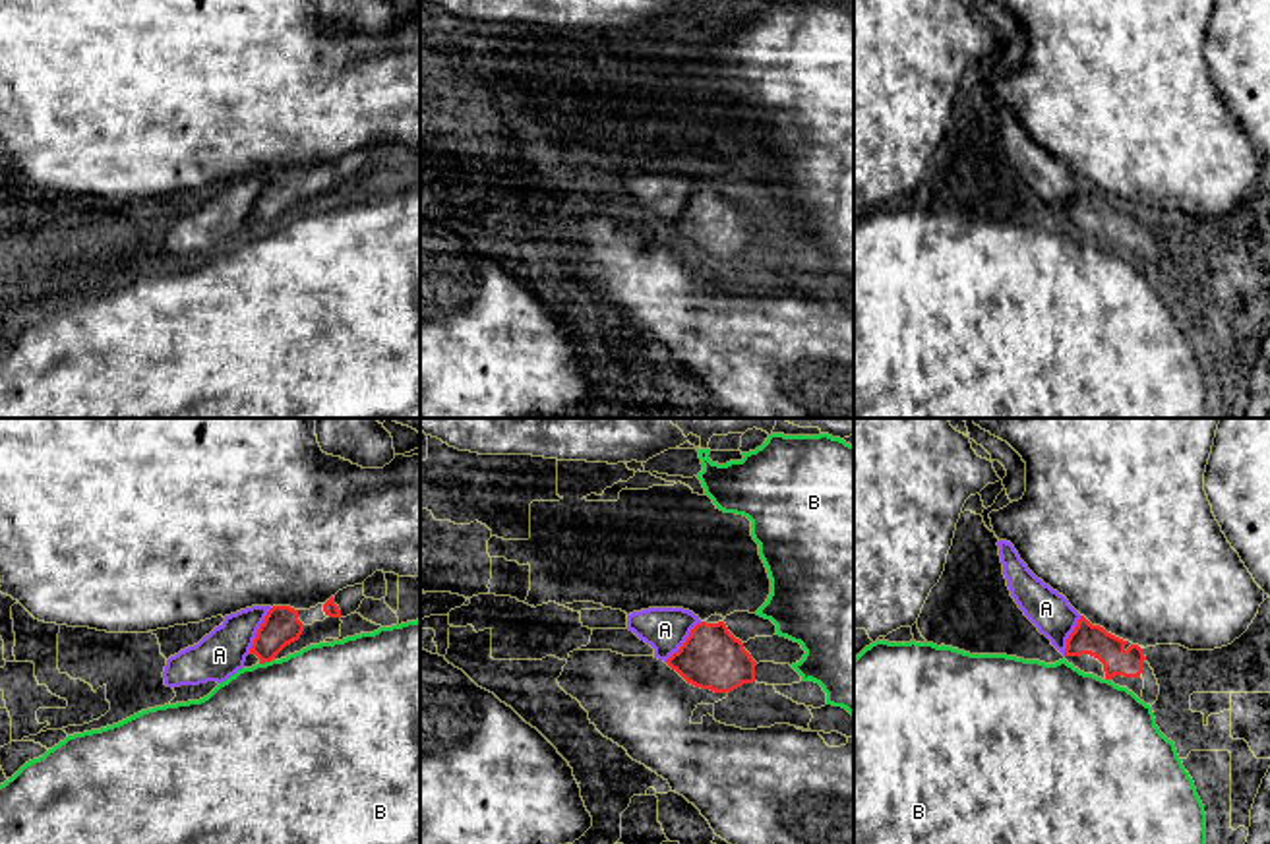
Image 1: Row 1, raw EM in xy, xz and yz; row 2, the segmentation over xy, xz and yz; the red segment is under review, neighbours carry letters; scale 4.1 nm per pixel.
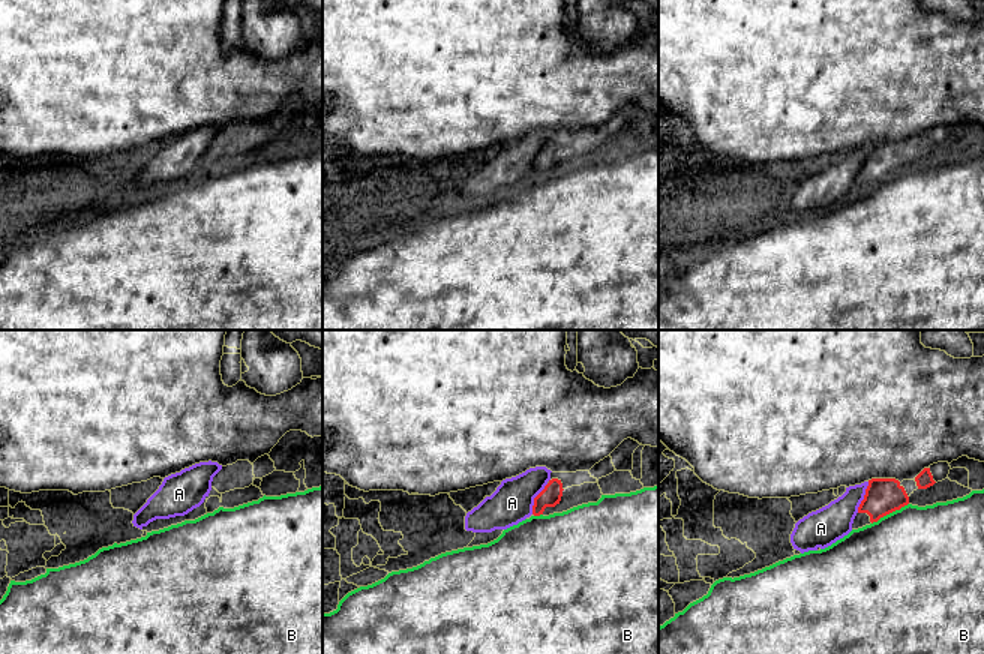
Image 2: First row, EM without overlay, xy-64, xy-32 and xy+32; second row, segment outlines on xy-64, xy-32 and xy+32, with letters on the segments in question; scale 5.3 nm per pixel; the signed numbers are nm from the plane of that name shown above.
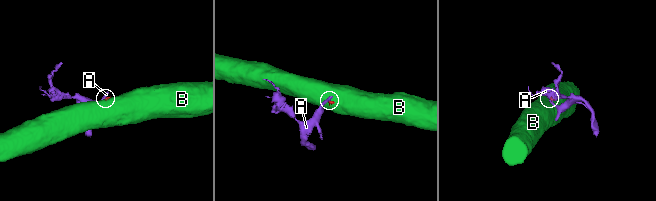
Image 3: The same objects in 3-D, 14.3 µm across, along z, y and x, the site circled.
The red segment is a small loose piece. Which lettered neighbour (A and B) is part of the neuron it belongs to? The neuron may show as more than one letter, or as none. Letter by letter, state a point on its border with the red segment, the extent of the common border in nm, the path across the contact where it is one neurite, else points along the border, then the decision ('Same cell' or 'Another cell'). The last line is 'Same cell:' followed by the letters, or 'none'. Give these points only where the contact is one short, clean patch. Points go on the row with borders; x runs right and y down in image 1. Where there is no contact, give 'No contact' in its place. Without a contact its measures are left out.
A: Touches red at xy (258, 632). Shared border 220 nm. Boundary: xy (272, 608), (248, 653). Another cell
B: Touches red at xy (266, 661). Shared border 70 nm. Boundary: xy (273, 659), (260, 664). Another cell
Same cell: none

